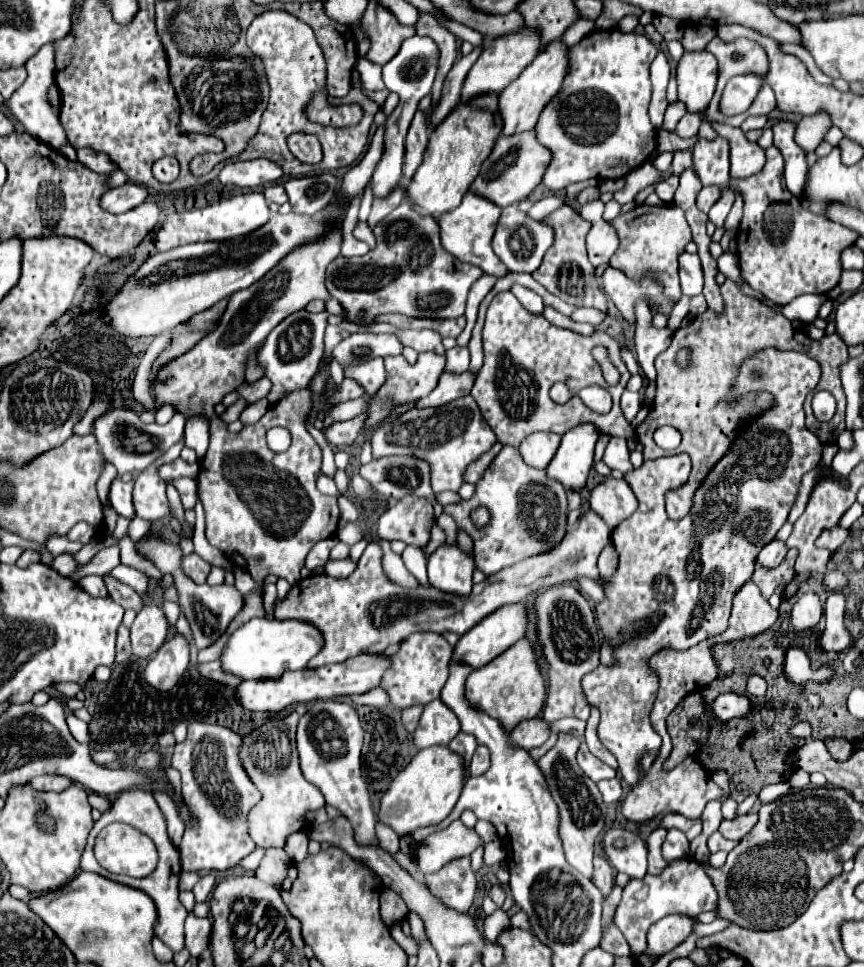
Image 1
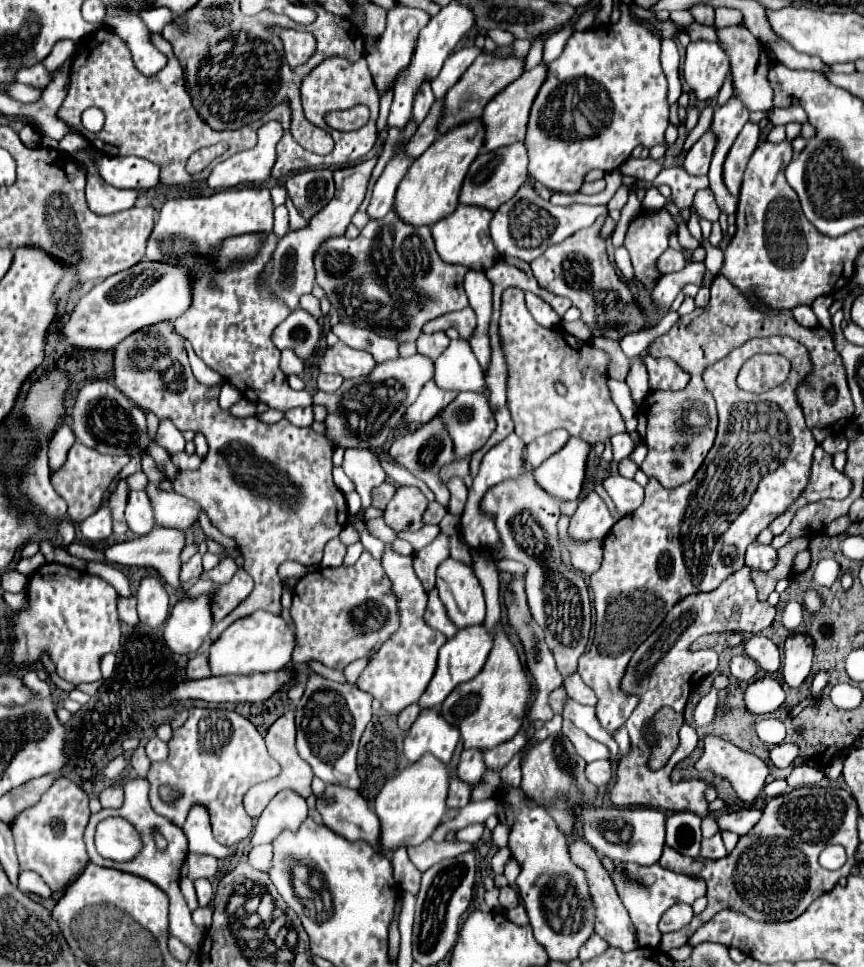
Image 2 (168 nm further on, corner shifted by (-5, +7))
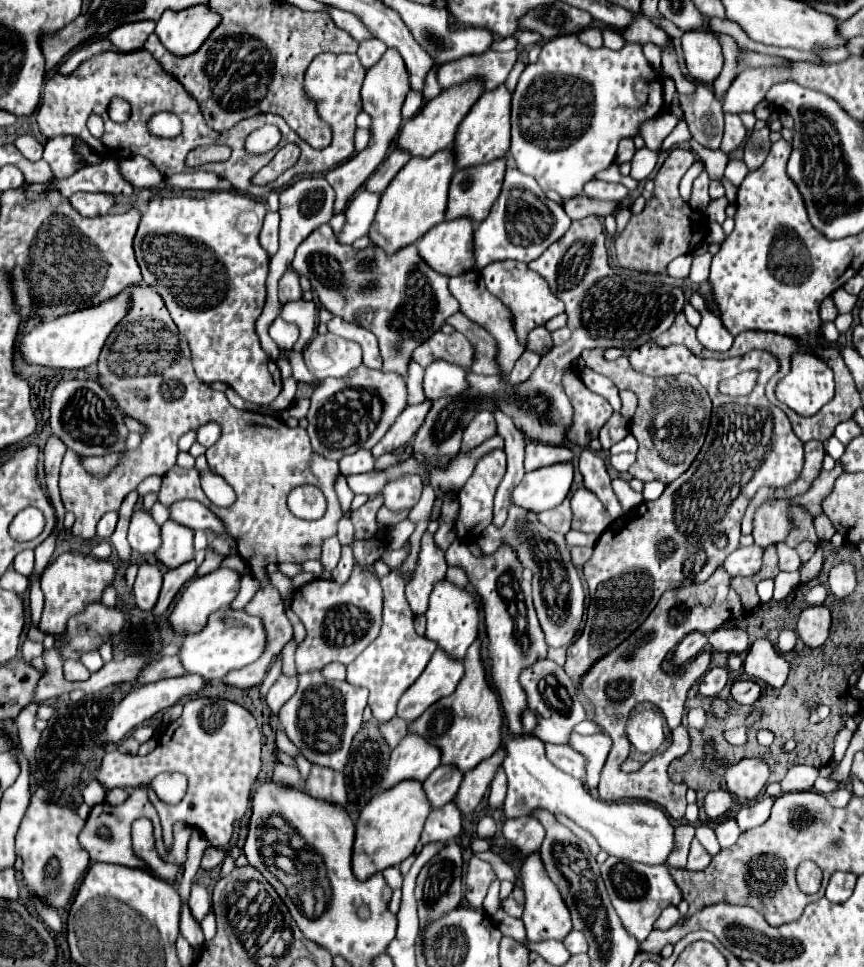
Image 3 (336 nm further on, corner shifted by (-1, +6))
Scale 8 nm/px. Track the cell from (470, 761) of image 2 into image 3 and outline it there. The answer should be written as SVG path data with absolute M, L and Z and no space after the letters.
M439 765L423 781L423 791L427 795L427 801L431 803L431 809L439 809L439 807L451 803L455 797L455 791L459 789L461 779L463 779L463 773L455 771L455 767Z

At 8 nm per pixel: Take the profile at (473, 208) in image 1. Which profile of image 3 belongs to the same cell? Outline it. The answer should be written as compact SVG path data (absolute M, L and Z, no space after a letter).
M471 219L443 221L417 243L419 257L437 273L453 277L475 267L471 259Z

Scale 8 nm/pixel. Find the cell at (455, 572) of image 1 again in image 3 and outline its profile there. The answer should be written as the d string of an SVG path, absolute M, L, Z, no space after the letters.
M449 581L437 583L431 599L429 599L429 611L425 613L427 617L427 631L425 637L435 641L441 651L445 651L451 659L463 659L465 651L469 645L477 639L477 625L479 625L479 609L475 599L467 589L459 589L451 585Z

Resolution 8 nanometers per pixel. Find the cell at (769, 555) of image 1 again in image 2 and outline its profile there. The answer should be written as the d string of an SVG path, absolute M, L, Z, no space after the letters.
M753 542L747 548L745 564L749 568L757 568L757 570L771 570L777 564L777 550L773 546L769 546L769 544Z

